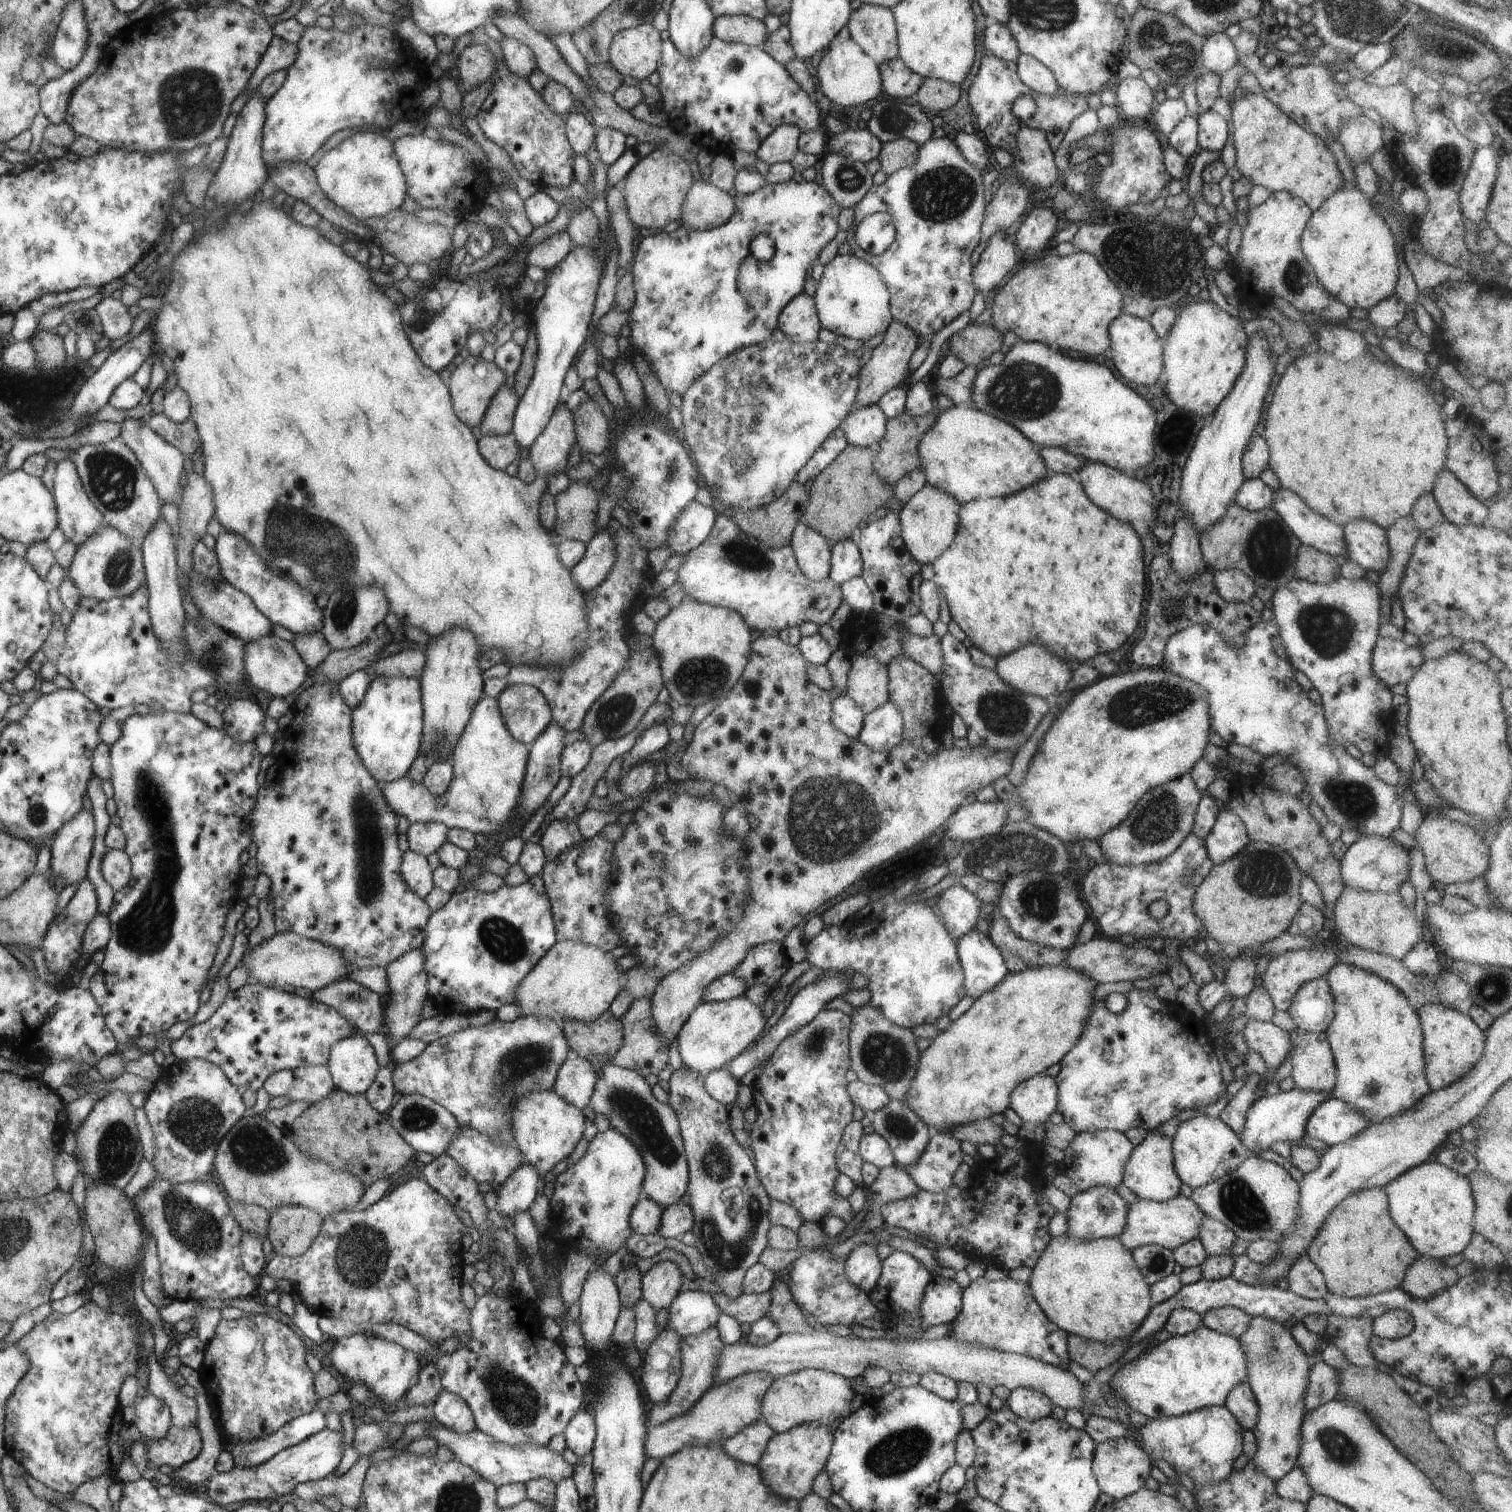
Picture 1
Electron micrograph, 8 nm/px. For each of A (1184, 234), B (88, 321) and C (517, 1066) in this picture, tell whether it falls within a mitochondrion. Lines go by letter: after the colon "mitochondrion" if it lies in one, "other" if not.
A: mitochondrion
B: mitochondrion
C: mitochondrion

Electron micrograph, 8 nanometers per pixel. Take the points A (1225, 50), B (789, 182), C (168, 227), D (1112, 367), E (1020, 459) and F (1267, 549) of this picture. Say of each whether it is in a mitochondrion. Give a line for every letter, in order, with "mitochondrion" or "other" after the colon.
A: other
B: other
C: other
D: other
E: other
F: mitochondrion

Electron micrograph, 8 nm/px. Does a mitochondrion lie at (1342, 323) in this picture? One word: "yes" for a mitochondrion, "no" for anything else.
no

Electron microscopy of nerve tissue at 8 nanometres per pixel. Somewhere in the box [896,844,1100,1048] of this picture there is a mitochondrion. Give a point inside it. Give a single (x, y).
(1039, 899)

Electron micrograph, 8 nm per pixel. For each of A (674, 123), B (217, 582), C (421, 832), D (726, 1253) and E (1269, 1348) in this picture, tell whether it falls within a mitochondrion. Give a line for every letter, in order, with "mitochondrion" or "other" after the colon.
A: other
B: other
C: other
D: mitochondrion
E: mitochondrion

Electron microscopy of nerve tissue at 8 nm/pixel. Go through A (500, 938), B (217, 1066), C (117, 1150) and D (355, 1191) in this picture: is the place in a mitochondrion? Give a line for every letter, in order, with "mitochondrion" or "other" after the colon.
A: mitochondrion
B: other
C: mitochondrion
D: other

